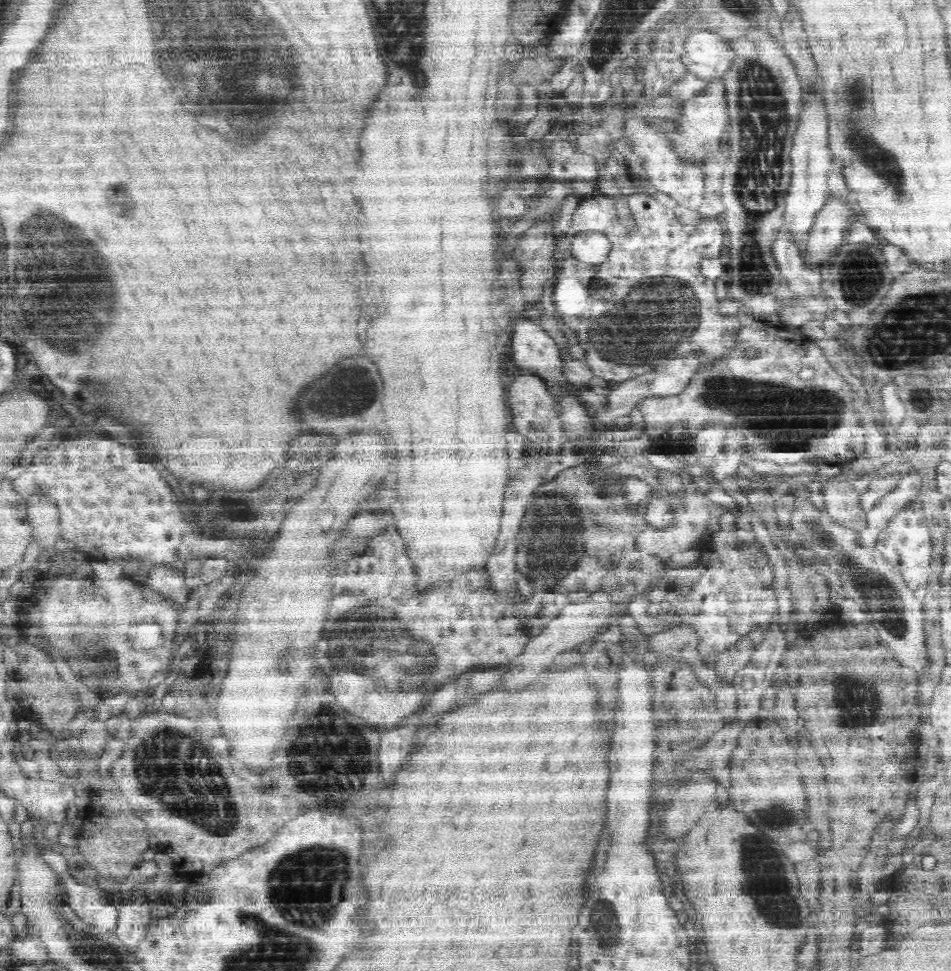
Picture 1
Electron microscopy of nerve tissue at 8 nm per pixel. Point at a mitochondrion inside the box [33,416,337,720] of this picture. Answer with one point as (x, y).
(85, 651)

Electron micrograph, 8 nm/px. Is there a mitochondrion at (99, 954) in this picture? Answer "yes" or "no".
yes

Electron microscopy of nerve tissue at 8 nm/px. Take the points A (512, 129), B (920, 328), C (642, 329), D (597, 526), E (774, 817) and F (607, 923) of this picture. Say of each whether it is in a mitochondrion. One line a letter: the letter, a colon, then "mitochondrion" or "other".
A: other
B: mitochondrion
C: mitochondrion
D: mitochondrion
E: mitochondrion
F: mitochondrion

